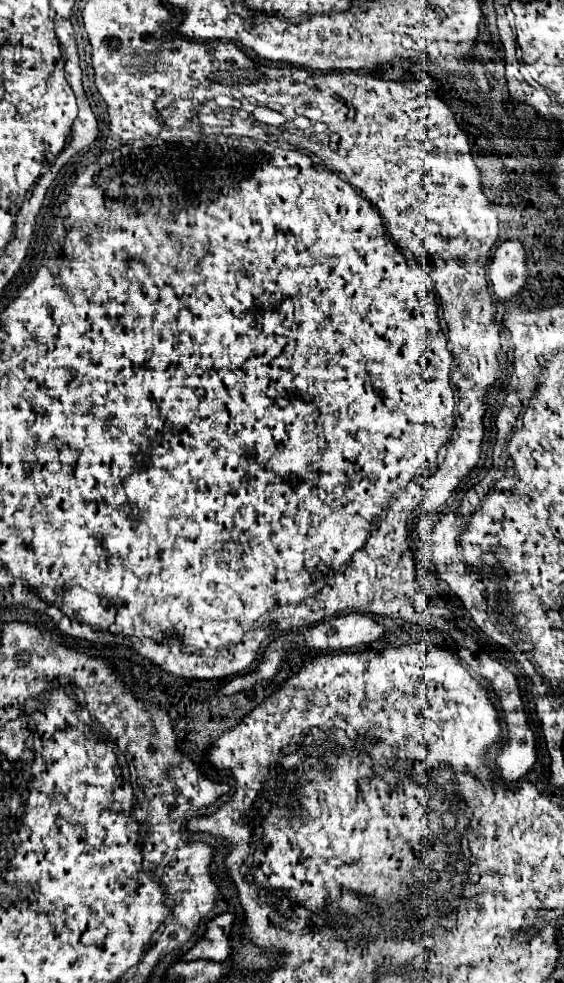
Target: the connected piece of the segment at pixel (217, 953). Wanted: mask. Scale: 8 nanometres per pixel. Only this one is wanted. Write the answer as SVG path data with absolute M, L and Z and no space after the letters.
M220 914L212 918L206 924L206 932L200 936L200 940L180 958L180 960L216 960L222 962L230 956L230 944L228 944L228 934L232 926L234 916L232 914Z

